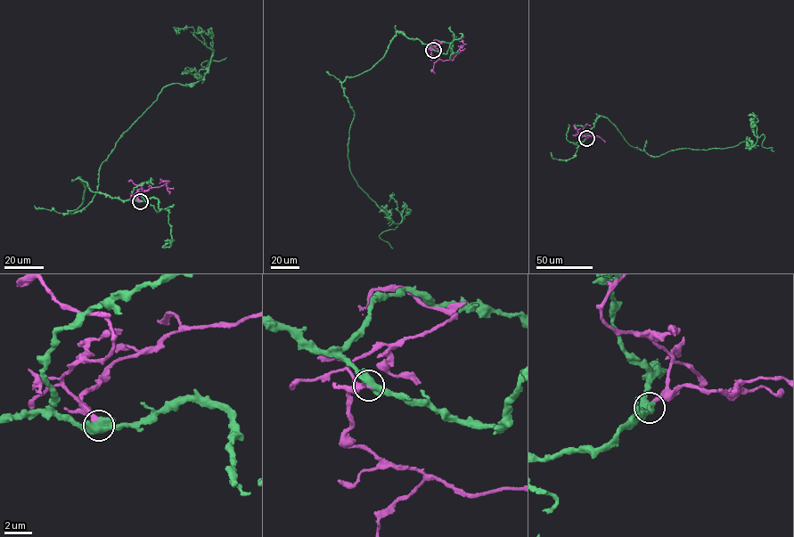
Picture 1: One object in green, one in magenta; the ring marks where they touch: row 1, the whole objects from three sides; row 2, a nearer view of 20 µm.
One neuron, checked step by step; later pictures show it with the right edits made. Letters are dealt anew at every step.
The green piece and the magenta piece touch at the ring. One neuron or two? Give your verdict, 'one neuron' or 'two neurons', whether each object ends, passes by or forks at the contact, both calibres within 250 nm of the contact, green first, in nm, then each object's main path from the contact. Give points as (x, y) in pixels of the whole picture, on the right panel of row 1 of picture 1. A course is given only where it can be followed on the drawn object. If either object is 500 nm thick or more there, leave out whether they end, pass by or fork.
two neurons | green forks | magenta ends | 480/360 nm | green via (586, 138), (601, 116), (630, 145), (655, 157), (744, 142), (750, 148), (763, 134), (762, 146), (773, 151) | magenta via (586, 138), (593, 136), (580, 135), (573, 126)

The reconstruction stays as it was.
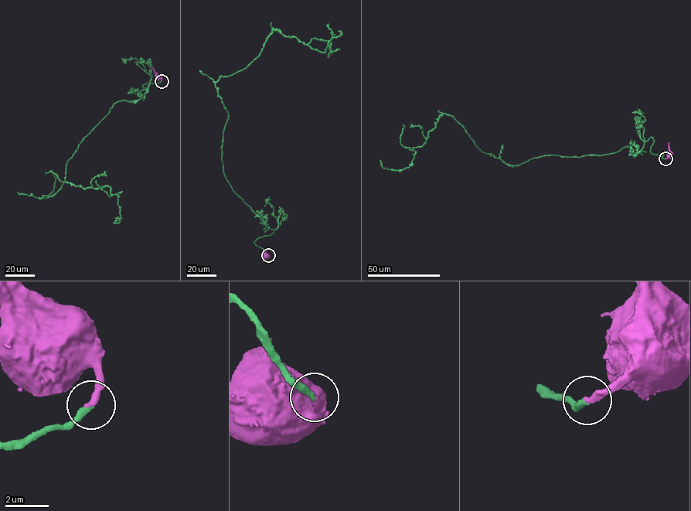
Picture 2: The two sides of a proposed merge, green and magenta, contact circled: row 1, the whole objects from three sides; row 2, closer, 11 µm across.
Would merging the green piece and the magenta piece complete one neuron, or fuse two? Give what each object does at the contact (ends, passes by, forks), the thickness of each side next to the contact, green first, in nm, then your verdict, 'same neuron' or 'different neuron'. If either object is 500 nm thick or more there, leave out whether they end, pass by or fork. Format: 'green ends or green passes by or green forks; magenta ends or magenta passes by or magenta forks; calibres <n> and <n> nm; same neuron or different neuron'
green ends; magenta ends; calibres 280 and 320 nm; same neuron

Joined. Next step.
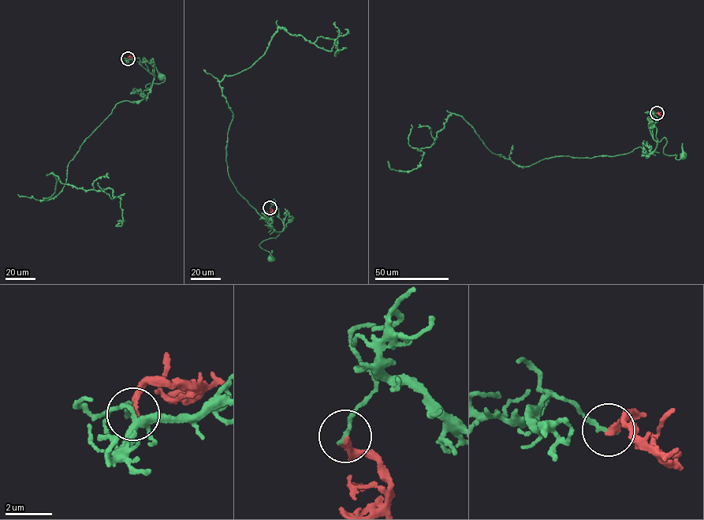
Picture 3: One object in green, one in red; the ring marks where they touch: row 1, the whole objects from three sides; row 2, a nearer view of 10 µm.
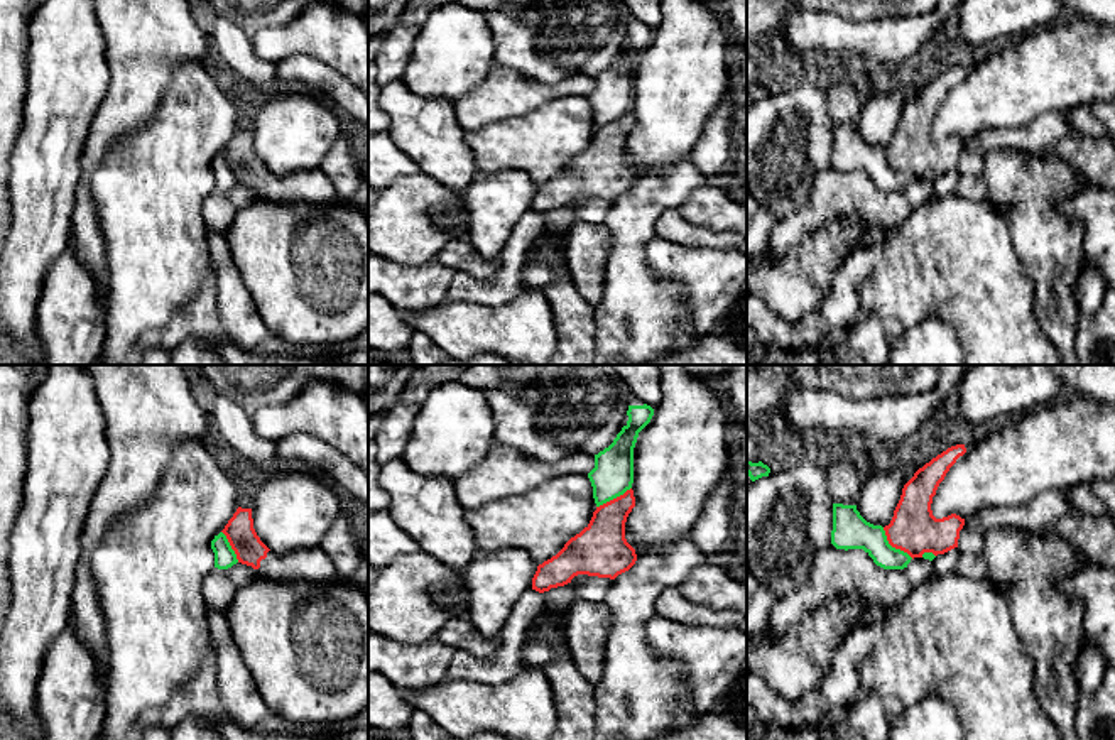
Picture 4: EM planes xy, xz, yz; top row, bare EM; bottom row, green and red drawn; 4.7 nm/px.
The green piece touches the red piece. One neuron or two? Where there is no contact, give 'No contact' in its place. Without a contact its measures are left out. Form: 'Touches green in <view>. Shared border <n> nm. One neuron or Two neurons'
Touches green in yz. Shared border 220 nm. Two neurons

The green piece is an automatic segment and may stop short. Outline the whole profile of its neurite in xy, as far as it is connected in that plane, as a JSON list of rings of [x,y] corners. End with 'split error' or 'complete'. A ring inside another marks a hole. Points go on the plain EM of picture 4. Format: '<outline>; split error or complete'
[[[223,154],[215,157],[215,161],[211,162],[211,171],[215,174],[215,189],[228,191],[238,184],[237,176],[231,171],[231,167]]]; complete

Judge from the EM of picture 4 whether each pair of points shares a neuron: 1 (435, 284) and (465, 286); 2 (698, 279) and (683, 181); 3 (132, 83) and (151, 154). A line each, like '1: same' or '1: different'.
1: different
2: different
3: different

